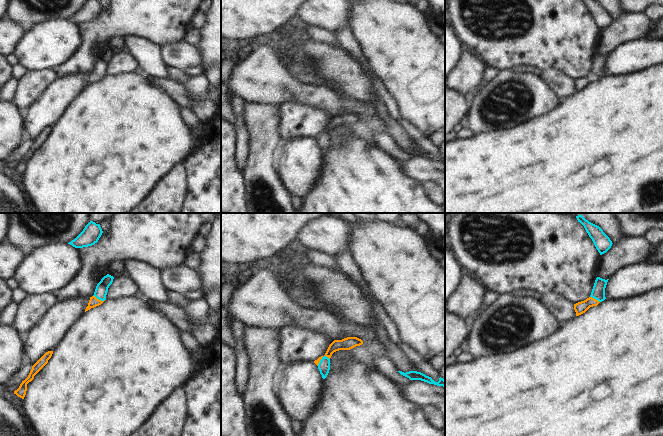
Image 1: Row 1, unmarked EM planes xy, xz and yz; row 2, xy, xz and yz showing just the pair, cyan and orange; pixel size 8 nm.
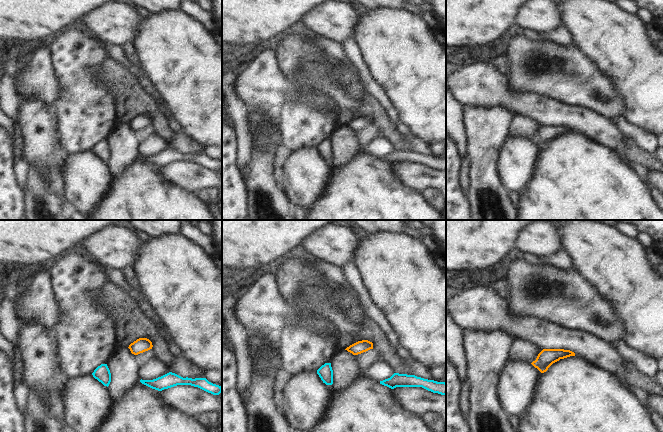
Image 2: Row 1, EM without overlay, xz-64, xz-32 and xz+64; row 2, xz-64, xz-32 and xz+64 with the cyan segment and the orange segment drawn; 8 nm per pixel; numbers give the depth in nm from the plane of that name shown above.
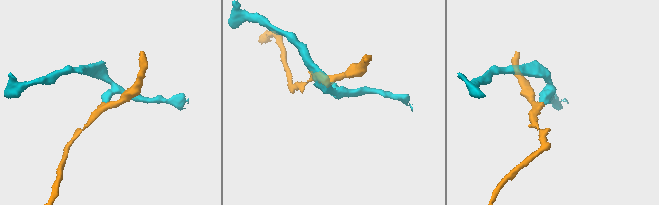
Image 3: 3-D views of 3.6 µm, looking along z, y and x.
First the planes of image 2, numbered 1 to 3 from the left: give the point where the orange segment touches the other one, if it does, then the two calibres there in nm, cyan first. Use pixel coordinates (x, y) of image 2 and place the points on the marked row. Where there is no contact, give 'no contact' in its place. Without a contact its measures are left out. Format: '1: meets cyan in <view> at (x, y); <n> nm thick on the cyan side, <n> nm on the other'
1: no contact
2: no contact
3: no contact

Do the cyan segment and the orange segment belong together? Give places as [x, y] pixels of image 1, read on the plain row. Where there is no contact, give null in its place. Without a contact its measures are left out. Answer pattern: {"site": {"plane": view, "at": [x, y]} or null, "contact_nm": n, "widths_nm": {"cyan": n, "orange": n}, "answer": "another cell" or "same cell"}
{"site": {"plane": "xz", "at": [322, 134]}, "contact_nm": 120, "widths_nm": {"cyan": 100, "orange": 100}, "answer": "another cell"}

